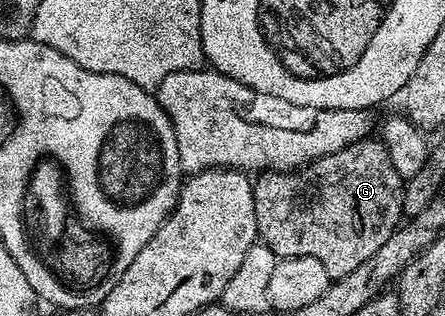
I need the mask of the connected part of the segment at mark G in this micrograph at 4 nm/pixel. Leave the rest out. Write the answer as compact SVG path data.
M374 137L349 144L349 148L341 148L329 156L321 156L298 172L268 170L260 173L253 182L258 241L269 246L276 259L313 256L313 260L321 260L321 264L325 264L325 272L332 280L340 278L369 260L369 256L373 256L373 252L377 252L377 248L381 248L381 244L385 244L400 225L403 184L404 179L399 177L397 168L393 168L393 160L389 160L385 144Z

